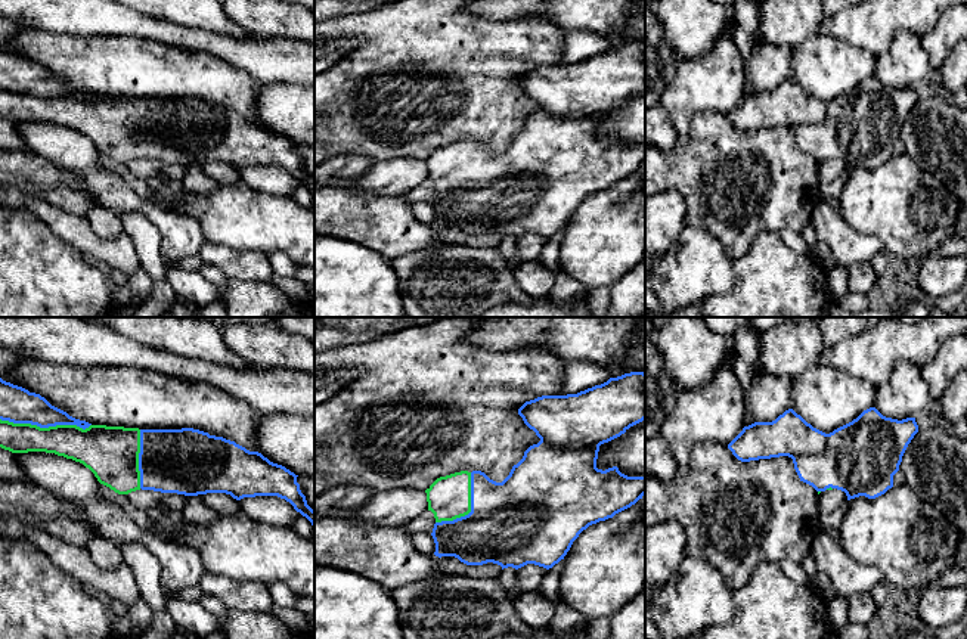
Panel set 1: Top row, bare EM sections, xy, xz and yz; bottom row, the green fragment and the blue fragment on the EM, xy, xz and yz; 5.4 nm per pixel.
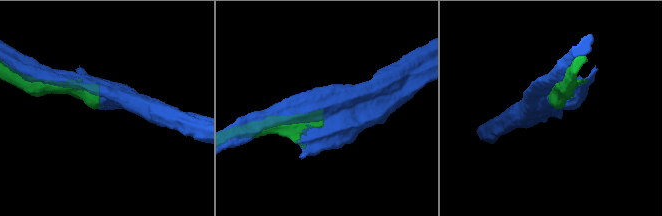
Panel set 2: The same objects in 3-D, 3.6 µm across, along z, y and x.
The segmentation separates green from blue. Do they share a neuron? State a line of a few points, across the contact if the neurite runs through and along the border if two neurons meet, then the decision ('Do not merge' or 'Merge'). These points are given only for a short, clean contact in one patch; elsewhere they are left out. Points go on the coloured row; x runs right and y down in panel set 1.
Merge

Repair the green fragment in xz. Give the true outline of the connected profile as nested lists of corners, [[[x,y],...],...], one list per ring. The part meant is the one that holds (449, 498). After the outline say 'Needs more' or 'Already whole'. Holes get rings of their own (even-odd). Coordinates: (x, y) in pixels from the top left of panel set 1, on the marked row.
[[[630,372],[610,378],[577,394],[542,396],[526,401],[518,415],[540,438],[530,446],[523,459],[512,466],[509,475],[496,483],[481,471],[461,471],[437,478],[427,490],[428,511],[434,514],[434,555],[455,556],[467,565],[498,564],[515,570],[534,564],[546,570],[558,564],[570,550],[573,542],[589,525],[613,518],[630,508],[645,494],[645,477],[627,477],[617,466],[605,471],[596,468],[599,446],[608,443],[630,426],[645,419],[645,373]]]. Needs more

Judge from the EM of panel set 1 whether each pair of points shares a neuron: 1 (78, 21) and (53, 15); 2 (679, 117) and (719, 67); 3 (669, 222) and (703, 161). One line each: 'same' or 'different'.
1: same
2: same
3: different

